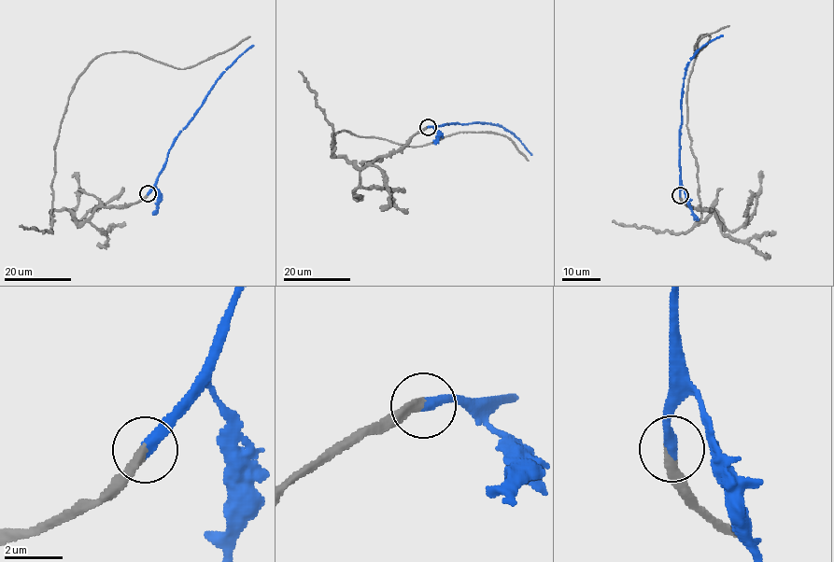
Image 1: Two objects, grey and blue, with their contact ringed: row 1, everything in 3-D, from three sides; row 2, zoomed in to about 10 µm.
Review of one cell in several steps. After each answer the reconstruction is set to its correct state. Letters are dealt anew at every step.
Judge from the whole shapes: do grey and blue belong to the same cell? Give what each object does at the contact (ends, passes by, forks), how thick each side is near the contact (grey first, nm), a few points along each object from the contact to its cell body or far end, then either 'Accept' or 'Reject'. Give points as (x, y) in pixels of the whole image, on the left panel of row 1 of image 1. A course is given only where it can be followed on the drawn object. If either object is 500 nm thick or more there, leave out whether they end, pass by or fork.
At the ring grey ends. At the ring blue ends. Thickness 360 nm (grey) against 420 nm. Course of grey: (148, 193), (79, 222), (65, 209), (51, 218), (54, 147), (77, 78), (107, 52), (178, 69), (250, 36). Course of blue: (148, 193), (157, 180), (174, 140), (201, 106), (216, 81), (253, 45). Accept

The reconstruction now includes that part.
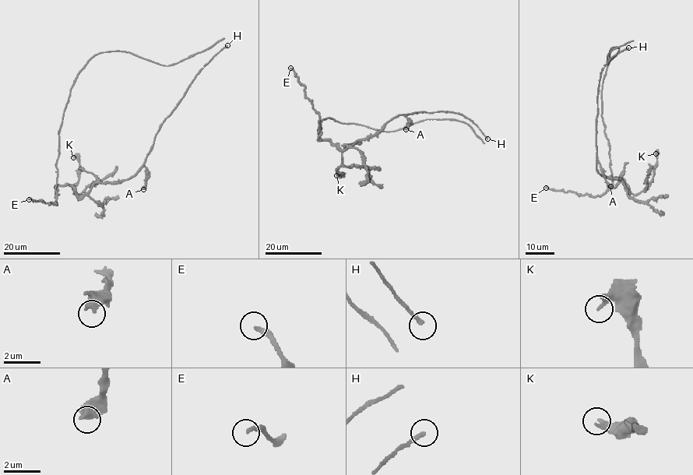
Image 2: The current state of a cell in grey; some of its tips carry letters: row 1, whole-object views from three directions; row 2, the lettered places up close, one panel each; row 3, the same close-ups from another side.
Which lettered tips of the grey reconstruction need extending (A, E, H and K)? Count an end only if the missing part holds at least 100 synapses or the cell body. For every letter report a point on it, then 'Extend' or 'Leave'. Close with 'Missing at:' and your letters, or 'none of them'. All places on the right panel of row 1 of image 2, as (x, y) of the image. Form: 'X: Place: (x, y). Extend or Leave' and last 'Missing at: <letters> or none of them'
A: Place: (610, 186). Leave
E: Place: (546, 188). Leave
H: Place: (628, 47). Leave
K: Place: (656, 153). Leave
Missing at: none of them

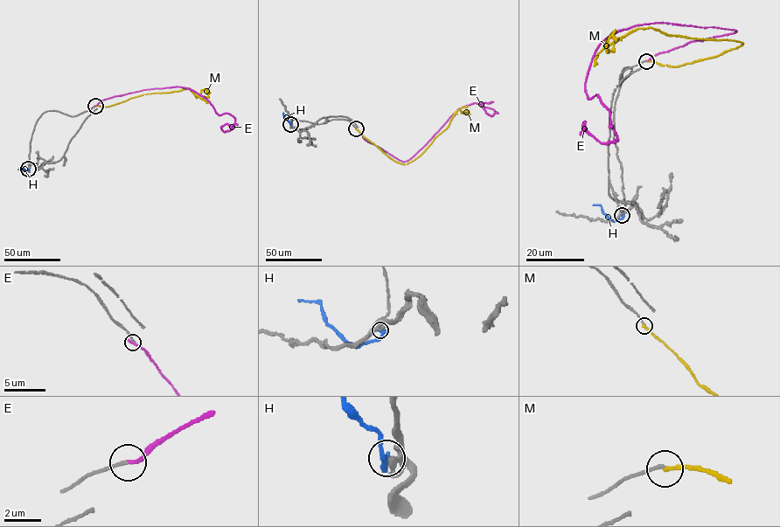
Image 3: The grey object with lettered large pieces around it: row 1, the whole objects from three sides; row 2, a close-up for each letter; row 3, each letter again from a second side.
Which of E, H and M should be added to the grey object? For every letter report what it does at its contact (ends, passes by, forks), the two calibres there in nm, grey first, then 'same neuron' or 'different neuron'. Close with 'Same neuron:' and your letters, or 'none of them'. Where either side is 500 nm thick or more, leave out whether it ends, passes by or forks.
E: it ends | 190/240 nm | different neuron
H: it ends | 360/380 nm | different neuron
M: it ends | 180/240 nm | different neuron
Same neuron: none of them

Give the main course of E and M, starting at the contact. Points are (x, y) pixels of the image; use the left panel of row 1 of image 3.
E: (95, 106), (142, 90), (185, 87), (219, 115), (232, 115), (232, 128), (221, 127), (233, 128)
M: (95, 106), (107, 107), (146, 94), (186, 88), (196, 95), (205, 90), (207, 96), (203, 97)

